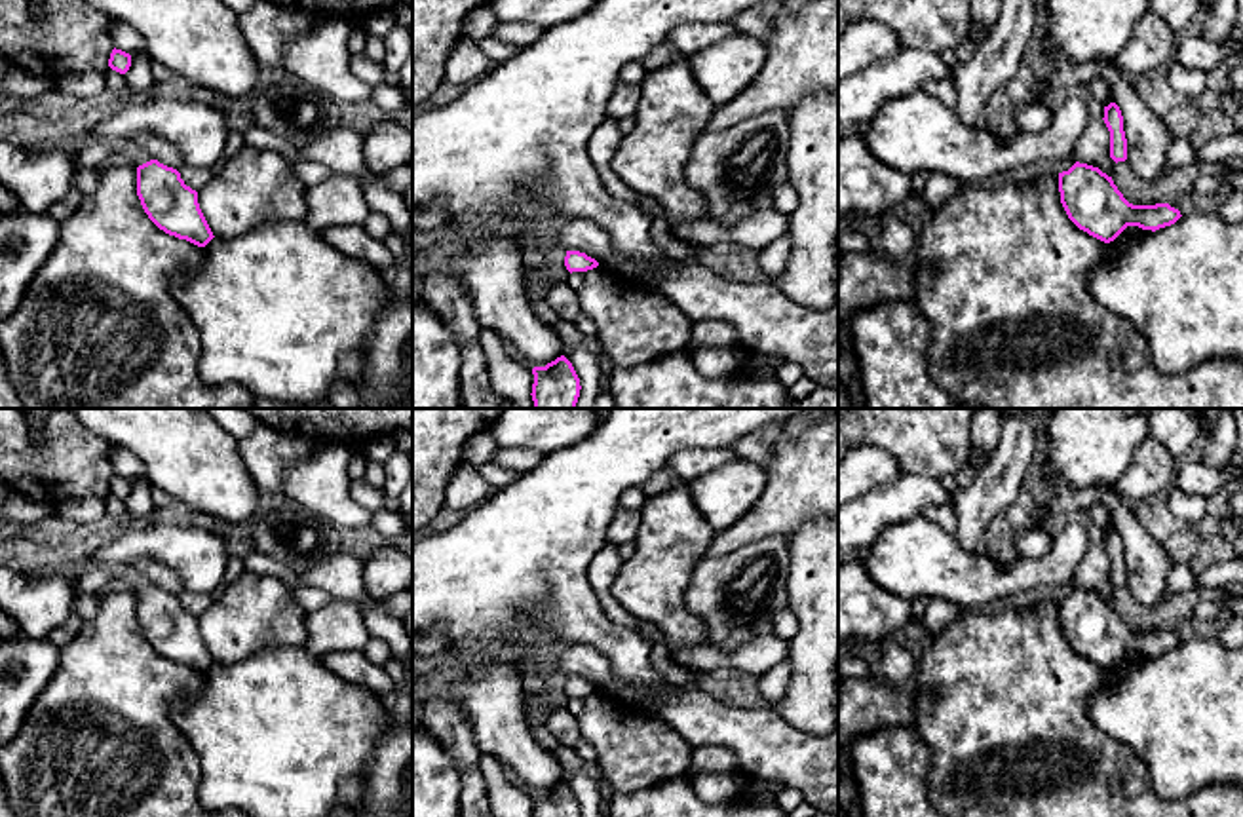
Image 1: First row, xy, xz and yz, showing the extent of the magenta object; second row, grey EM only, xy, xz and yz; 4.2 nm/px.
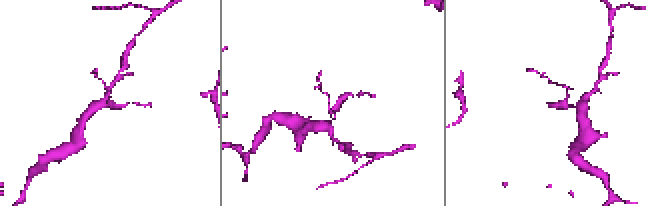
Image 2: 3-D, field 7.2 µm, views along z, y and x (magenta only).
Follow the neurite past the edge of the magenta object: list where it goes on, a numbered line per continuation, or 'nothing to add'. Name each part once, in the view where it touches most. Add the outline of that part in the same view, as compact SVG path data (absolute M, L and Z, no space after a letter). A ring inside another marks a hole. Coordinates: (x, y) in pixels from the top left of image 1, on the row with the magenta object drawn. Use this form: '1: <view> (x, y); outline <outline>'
nothing to add

